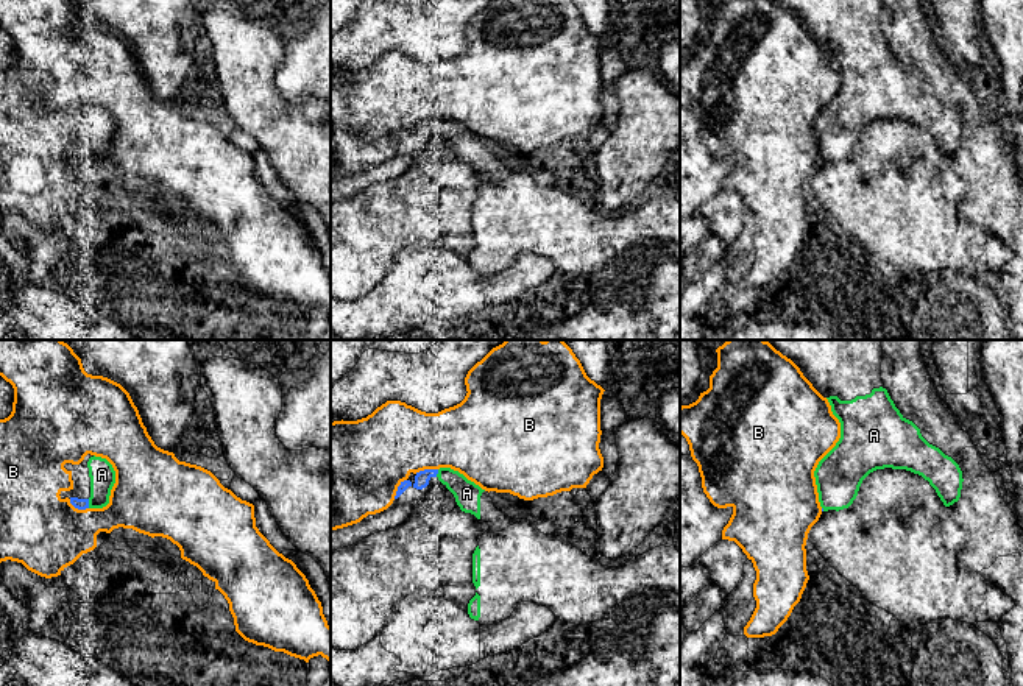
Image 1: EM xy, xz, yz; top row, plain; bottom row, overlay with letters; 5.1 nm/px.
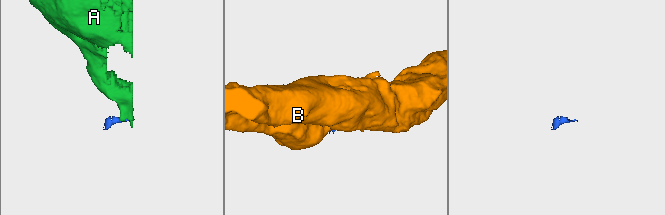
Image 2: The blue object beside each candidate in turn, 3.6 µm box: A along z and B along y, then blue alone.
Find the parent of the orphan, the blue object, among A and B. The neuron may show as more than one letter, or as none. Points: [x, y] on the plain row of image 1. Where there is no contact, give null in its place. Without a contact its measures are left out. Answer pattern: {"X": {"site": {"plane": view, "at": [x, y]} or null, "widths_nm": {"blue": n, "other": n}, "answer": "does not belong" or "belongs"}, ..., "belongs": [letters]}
{"A": {"site": {"plane": "xy", "at": [88, 155]}, "widths_nm": {"blue": 60, "other": 130}, "answer": "belongs"}, "B": {"site": {"plane": "xy", "at": [78, 159]}, "widths_nm": {"blue": 60, "other": 400}, "answer": "does not belong"}, "belongs": ["A"]}

